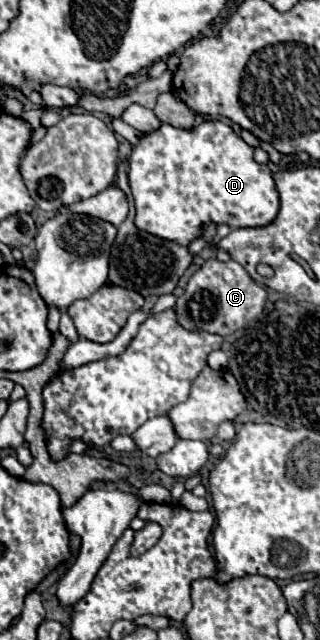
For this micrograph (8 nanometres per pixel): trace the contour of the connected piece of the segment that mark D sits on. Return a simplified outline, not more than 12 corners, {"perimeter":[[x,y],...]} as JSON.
{"perimeter":[[217,119],[163,123],[129,157],[135,225],[189,245],[265,227],[269,167]]}

